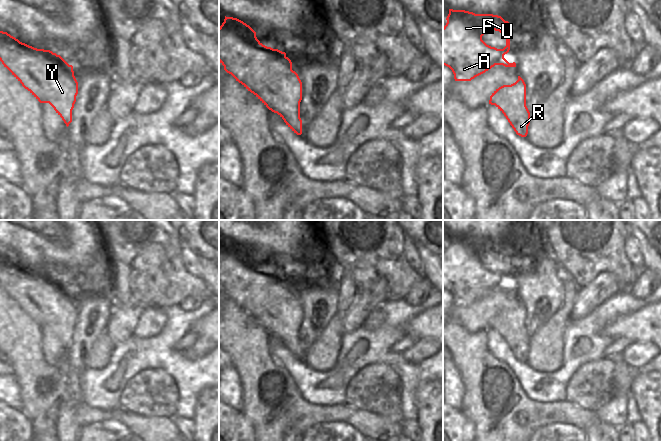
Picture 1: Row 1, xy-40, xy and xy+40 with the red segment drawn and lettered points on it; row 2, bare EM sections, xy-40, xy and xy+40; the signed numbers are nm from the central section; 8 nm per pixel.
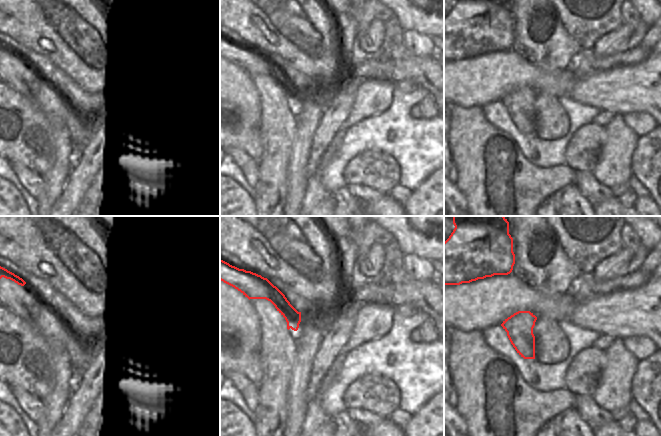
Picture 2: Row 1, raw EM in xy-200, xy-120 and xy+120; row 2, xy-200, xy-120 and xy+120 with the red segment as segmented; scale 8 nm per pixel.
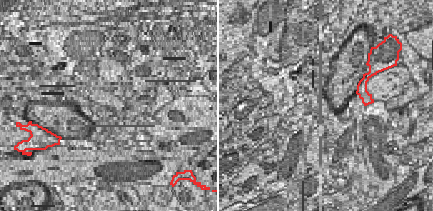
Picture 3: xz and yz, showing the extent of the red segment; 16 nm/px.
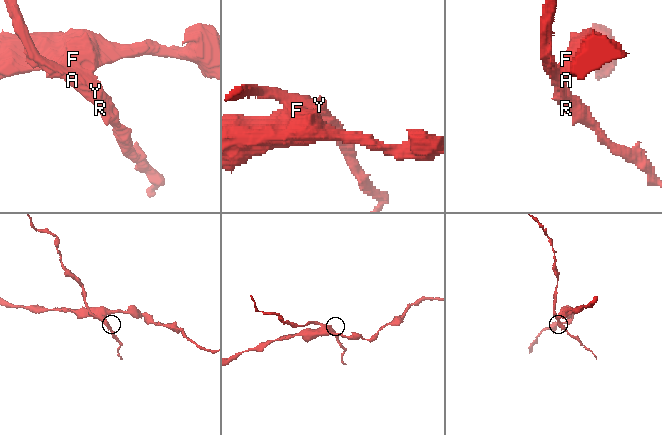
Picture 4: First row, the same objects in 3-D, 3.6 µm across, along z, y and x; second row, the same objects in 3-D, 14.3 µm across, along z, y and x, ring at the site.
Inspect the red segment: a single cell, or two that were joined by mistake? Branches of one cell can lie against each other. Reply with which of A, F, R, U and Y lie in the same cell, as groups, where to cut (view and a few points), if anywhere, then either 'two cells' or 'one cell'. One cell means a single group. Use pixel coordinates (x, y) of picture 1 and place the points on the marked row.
groups A R Y / F U; cut xy+40 (504, 54), (494, 60), (464, 64), (455, 79); two cells

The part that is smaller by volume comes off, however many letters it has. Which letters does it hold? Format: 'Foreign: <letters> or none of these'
Foreign: A, R, Y

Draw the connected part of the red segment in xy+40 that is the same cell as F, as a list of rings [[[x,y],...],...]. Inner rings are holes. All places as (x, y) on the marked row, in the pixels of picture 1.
[[[449,9],[446,20],[447,23],[443,27],[443,65],[452,70],[454,79],[458,78],[458,70],[463,65],[471,65],[481,59],[485,63],[495,61],[510,50],[510,23],[501,16]],[[491,29],[499,31],[506,38],[506,46],[503,49],[491,47],[482,40],[482,36]]]

